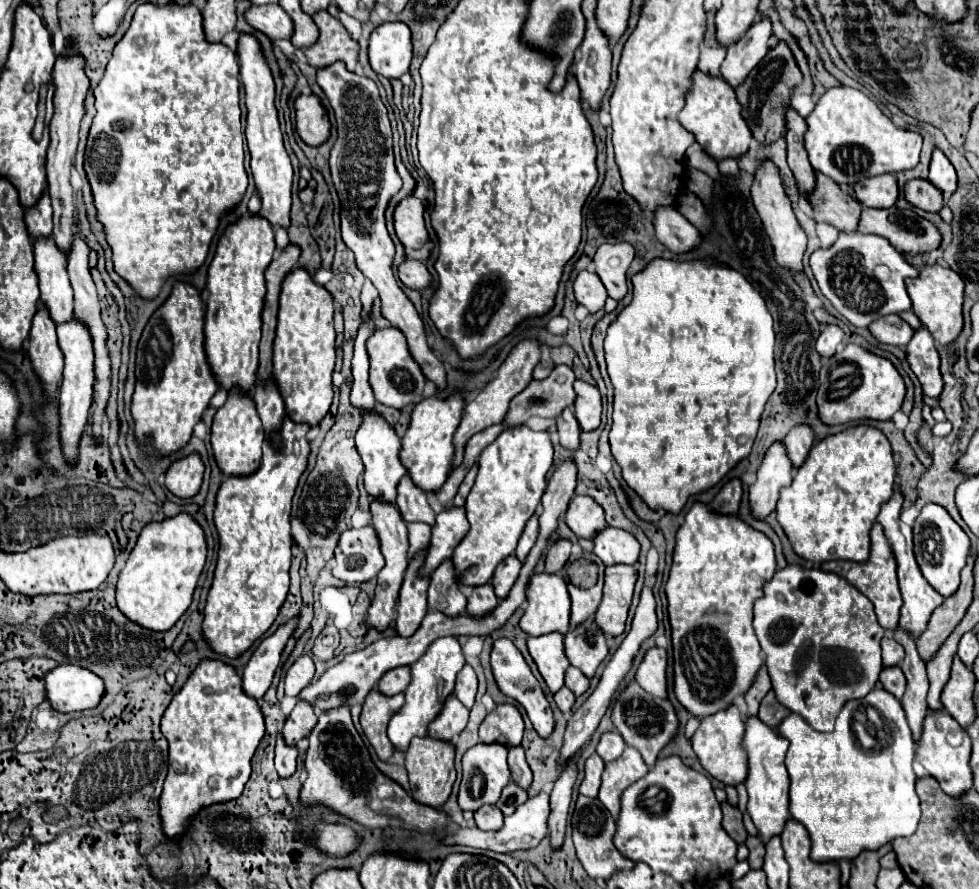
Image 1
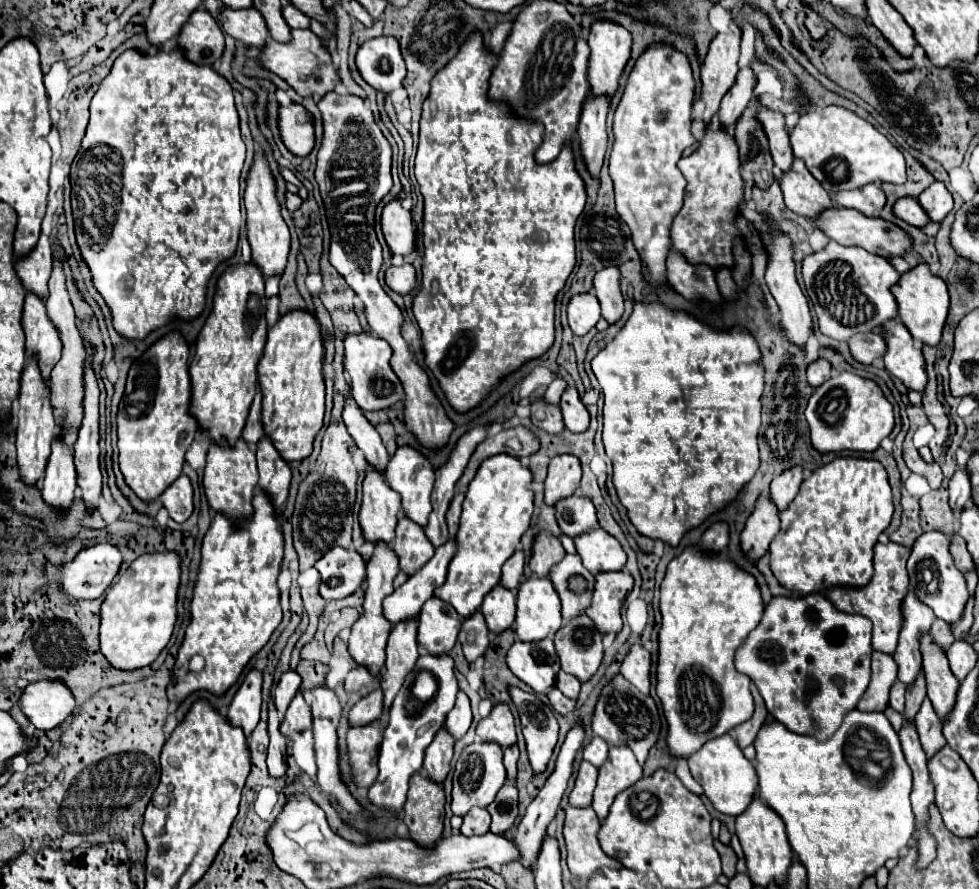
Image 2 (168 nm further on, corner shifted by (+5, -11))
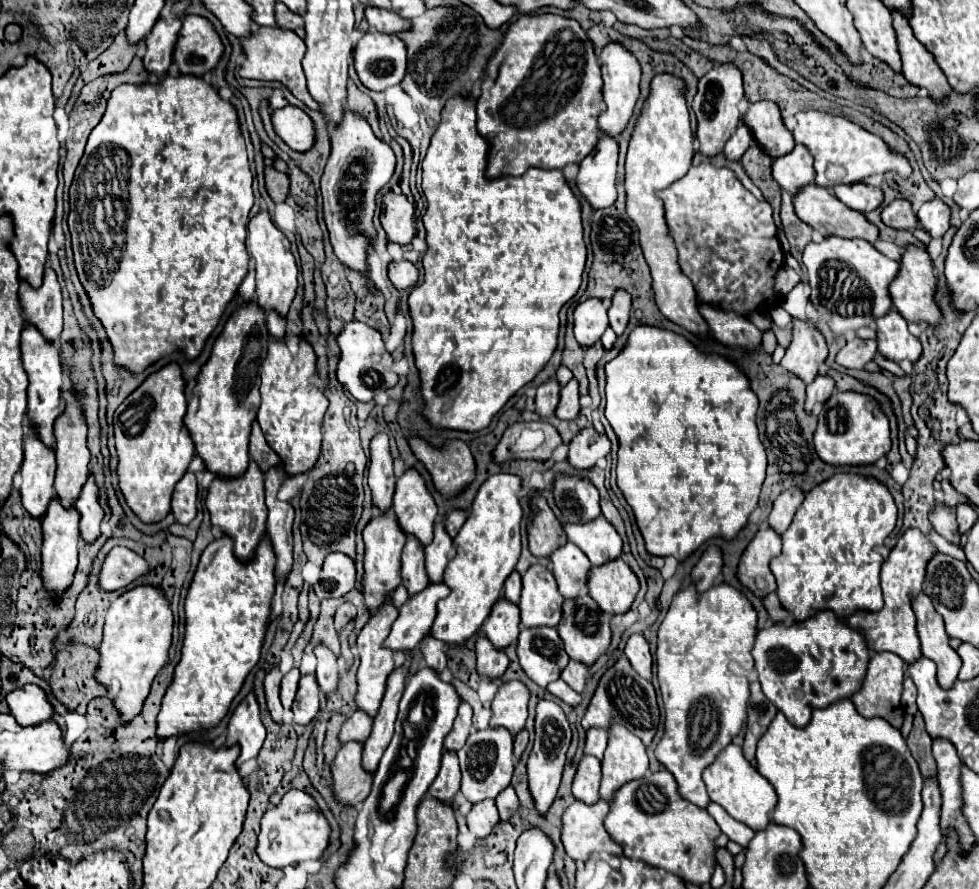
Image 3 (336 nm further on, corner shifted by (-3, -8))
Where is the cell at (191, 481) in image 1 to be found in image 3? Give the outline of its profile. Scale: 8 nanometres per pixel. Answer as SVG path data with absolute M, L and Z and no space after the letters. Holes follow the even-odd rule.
M187 472L175 486L171 510L179 524L189 524L197 514L197 478Z

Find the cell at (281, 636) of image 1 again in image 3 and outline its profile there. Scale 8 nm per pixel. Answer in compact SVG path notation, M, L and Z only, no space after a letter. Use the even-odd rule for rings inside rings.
M249 692L245 700L235 708L229 720L229 732L227 732L227 744L241 746L241 756L237 760L237 766L257 756L263 740L265 740L265 726L261 722L259 702L255 692Z

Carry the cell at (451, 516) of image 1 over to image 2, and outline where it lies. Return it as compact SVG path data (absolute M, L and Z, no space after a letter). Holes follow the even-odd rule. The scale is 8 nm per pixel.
M451 539L443 547L435 549L435 555L427 561L423 569L415 573L415 577L407 579L405 585L395 589L395 593L383 601L383 615L391 625L415 619L419 615L423 603L433 595L433 589L445 583L447 567L453 553L455 541Z

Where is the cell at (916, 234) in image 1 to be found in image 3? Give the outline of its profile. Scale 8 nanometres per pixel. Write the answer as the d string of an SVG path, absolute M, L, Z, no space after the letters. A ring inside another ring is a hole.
M817 184L805 186L799 194L795 194L793 198L795 204L795 212L797 216L809 224L813 230L821 232L823 236L841 236L841 238L863 238L871 244L875 244L879 240L879 230L873 222L869 222L865 218L865 214L855 212L853 208L847 208L843 202L837 200L837 196L833 196L827 188L819 188Z

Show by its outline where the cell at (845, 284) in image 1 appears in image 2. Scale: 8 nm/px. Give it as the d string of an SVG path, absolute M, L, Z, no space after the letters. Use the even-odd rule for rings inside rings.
M829 241L825 249L803 259L801 273L807 297L819 319L819 329L831 339L847 341L855 333L869 333L873 327L897 317L897 303L889 287L899 281L899 273L879 255Z

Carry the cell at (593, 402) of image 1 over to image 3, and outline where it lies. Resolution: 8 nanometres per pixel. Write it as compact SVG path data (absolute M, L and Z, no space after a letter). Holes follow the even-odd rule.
M573 378L565 388L561 388L561 400L555 416L561 420L577 420L581 412L579 406L579 382Z

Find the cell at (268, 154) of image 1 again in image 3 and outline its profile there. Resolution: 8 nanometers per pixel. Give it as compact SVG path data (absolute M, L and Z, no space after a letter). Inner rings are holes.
M261 210L257 216L249 220L247 226L247 246L251 256L255 258L255 270L257 270L257 304L265 310L275 308L279 314L287 314L291 300L295 298L297 290L297 262L291 254L291 244L287 236L273 224L269 210Z

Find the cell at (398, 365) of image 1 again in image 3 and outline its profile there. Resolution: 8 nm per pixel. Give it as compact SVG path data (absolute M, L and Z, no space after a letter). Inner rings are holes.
M351 322L347 324L339 334L339 348L341 358L337 364L337 380L357 398L359 402L371 402L375 392L389 390L399 382L399 376L391 370L393 356L385 350L385 342L381 338L381 332L375 328L369 328L363 322Z

